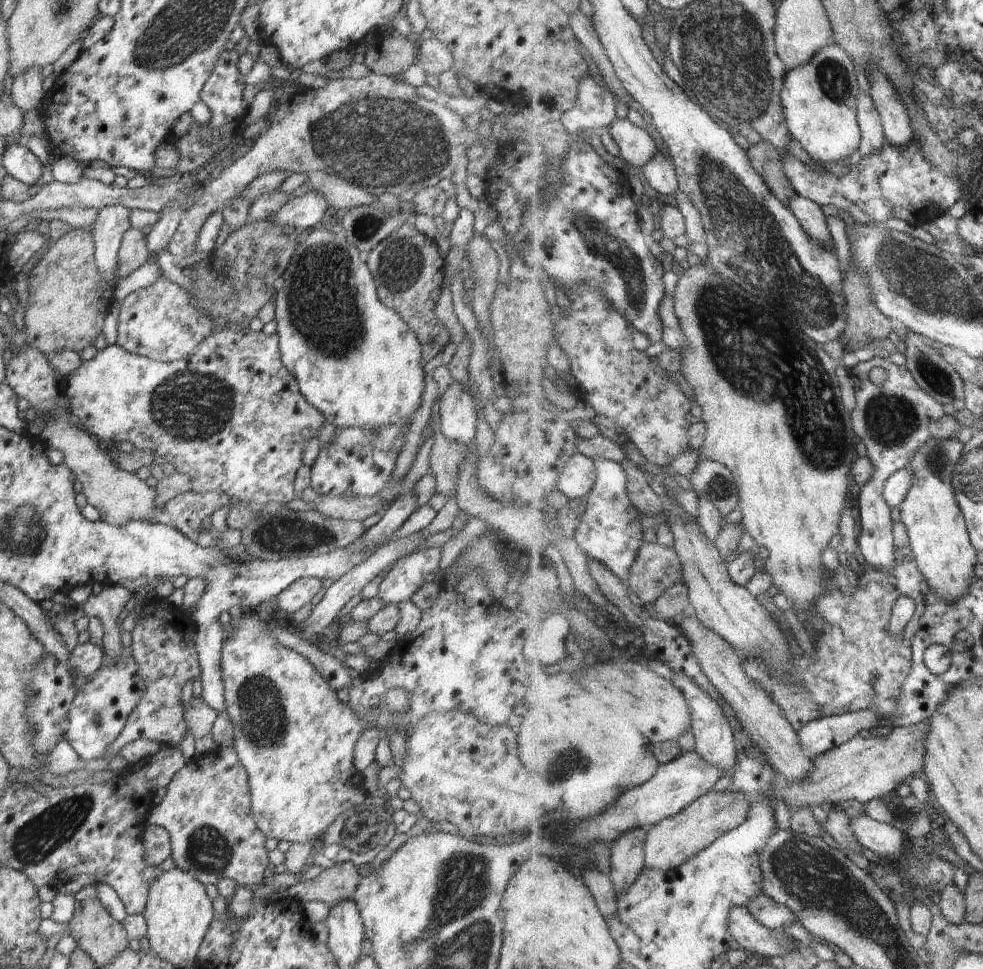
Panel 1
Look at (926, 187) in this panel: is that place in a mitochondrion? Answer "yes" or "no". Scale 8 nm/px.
no

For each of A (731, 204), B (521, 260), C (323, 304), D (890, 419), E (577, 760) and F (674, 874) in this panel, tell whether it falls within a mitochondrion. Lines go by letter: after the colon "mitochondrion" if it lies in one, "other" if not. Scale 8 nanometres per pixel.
A: mitochondrion
B: other
C: mitochondrion
D: mitochondrion
E: mitochondrion
F: other

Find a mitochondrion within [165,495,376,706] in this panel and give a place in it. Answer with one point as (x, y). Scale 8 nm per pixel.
(276, 533)

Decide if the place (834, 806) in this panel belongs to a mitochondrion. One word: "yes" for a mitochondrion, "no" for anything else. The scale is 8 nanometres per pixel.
no

